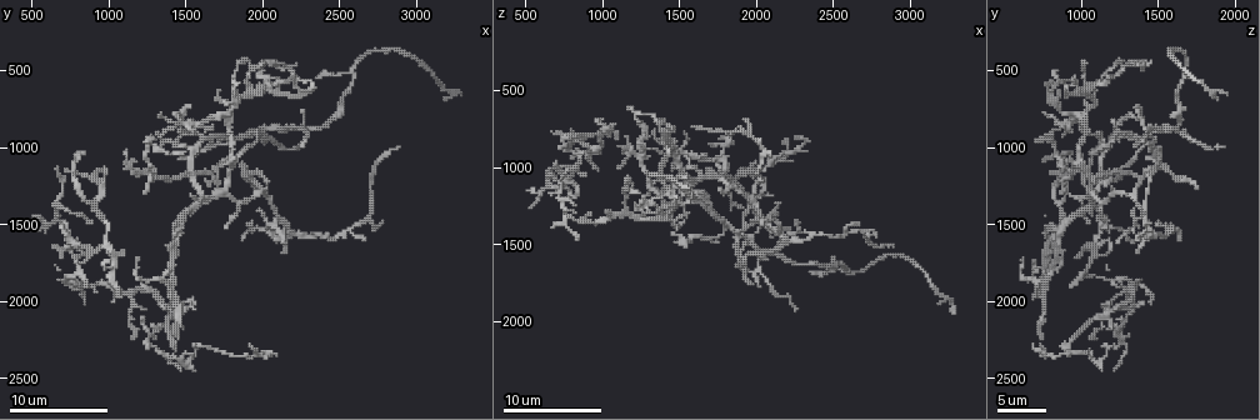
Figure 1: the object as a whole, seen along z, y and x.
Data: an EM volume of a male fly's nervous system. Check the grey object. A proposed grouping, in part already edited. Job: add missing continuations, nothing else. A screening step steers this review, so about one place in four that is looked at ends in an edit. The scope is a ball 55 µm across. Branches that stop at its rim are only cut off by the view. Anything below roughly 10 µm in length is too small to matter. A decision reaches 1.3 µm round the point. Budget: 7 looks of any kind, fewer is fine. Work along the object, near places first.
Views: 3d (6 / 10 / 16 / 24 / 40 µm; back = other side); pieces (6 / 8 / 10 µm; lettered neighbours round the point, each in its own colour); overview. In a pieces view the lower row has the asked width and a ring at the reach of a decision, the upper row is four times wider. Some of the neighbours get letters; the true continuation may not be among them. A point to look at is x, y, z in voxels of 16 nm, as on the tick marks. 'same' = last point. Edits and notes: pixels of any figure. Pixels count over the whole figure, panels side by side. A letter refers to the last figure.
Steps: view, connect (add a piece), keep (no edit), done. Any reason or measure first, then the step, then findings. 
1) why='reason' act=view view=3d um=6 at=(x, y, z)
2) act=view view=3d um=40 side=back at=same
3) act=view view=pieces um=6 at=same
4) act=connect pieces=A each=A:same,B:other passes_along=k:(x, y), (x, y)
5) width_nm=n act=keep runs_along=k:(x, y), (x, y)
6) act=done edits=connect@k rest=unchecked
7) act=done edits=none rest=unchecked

why='free end' act=view view=pieces um=8 at=(1920, 440, 1260)

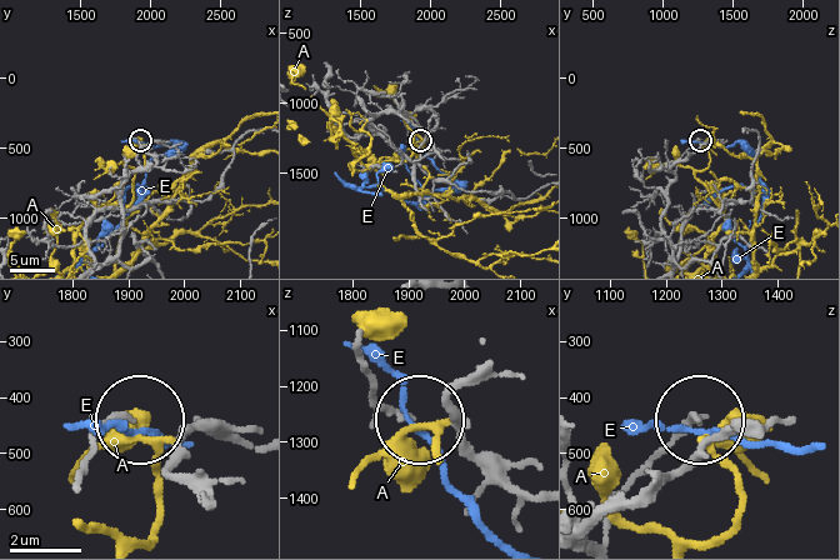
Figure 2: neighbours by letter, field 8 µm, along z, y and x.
width_nm=170 act=keep each=A:other,E:other found='no lettered piece goes on from it'

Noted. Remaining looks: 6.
why='an open end' act=view view=pieces um=8 at=(2240, 1000, 1920)

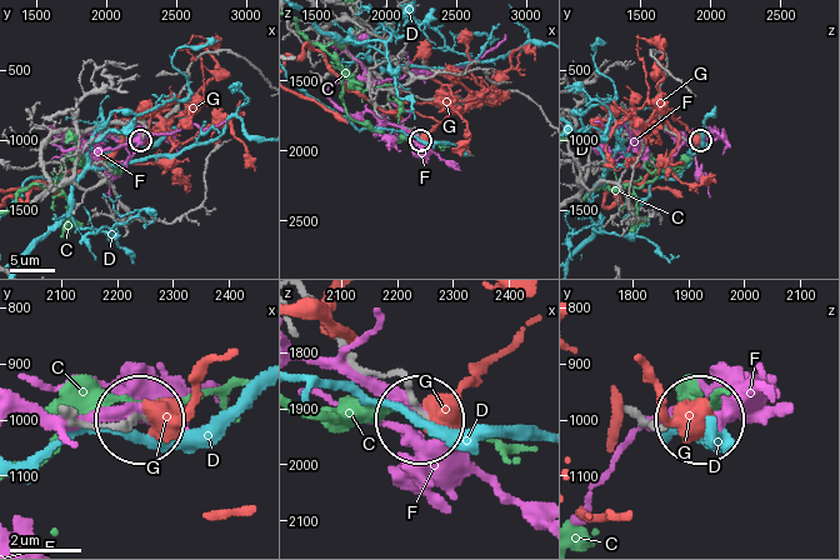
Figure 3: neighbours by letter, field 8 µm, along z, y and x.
act=keep each=C:other,D:other,F:other,G:other runs_along=3:(75, 413), (101, 428), (143, 419) found='none of them fits'

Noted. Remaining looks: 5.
act=view view=pieces um=6 at=(2800, 1500, 1440)

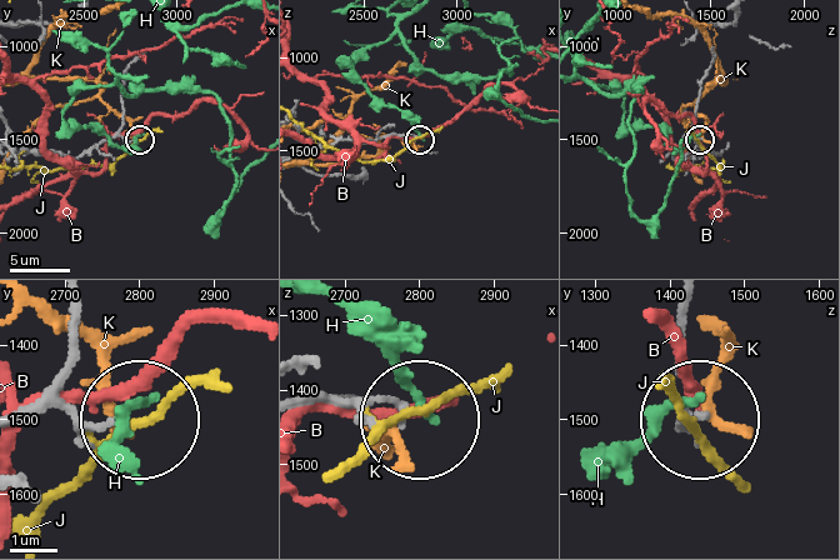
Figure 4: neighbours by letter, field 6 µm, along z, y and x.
act=keep each=B:other,H:other,J:other,K:other runs_along=4:(309, 400), (369, 395), (400, 415) found='no lettered piece goes on from it'

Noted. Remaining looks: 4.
act=done edits=none rest=unchecked

